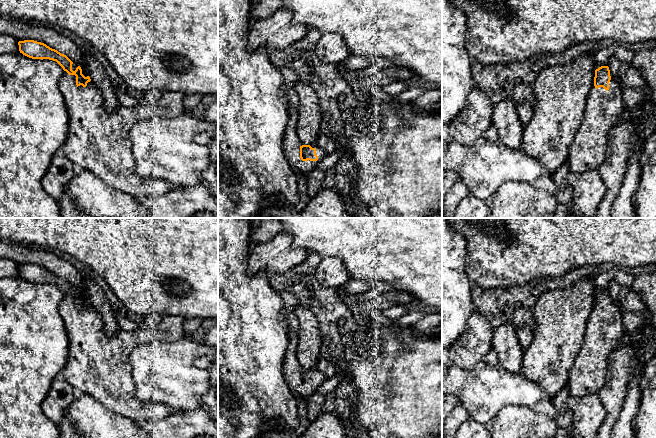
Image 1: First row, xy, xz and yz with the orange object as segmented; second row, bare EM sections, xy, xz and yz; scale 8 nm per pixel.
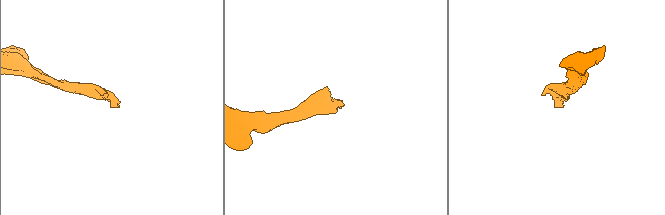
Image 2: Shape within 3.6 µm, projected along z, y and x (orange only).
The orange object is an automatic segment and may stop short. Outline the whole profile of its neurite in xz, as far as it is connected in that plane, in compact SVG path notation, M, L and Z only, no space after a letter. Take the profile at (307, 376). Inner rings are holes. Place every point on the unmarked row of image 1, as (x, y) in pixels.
M289 334L289 342L283 363L283 377L290 390L305 399L317 393L317 389L327 379L315 367L305 369L297 358L297 334Z

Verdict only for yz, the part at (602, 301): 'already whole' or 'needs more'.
needs more

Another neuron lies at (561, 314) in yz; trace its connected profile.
M589 279L578 280L567 288L546 291L536 301L534 337L529 348L524 351L522 372L529 380L537 382L552 399L568 383L594 301L594 284Z

